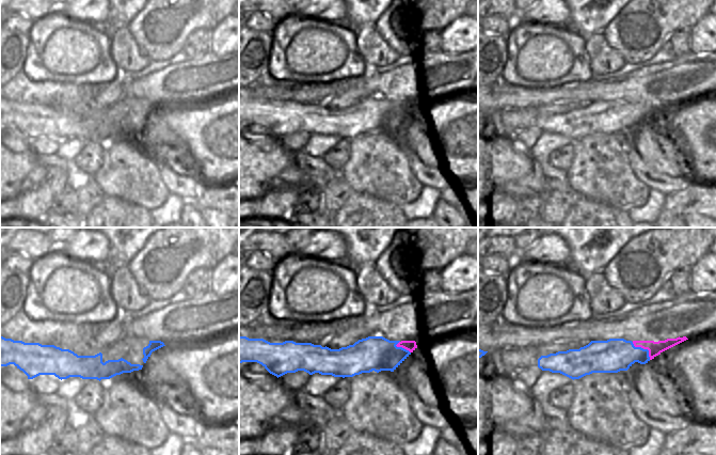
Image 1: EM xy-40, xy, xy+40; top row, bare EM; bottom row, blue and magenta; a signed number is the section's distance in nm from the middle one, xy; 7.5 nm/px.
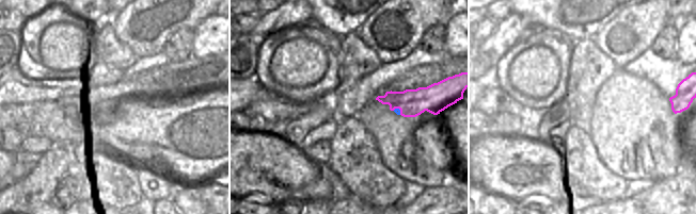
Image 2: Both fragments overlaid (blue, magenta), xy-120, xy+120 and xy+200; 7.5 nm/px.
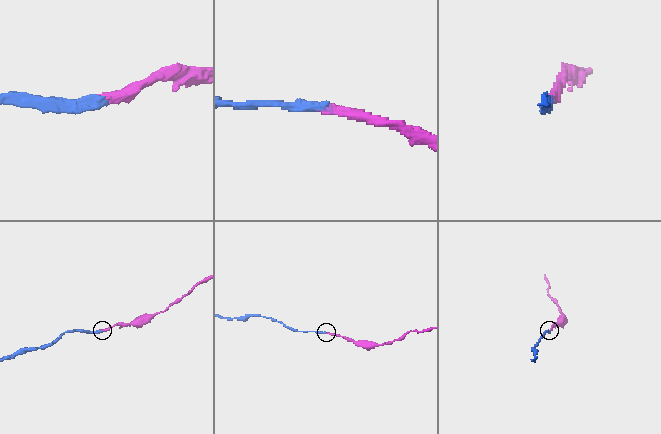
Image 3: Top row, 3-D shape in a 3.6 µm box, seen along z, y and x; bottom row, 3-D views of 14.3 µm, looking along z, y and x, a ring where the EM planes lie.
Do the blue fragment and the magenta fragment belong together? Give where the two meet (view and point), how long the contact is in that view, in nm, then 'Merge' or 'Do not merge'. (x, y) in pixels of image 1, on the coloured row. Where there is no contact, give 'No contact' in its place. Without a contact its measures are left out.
Touches blue at xy+40 (642, 348). Shared border 190 nm. Merge

